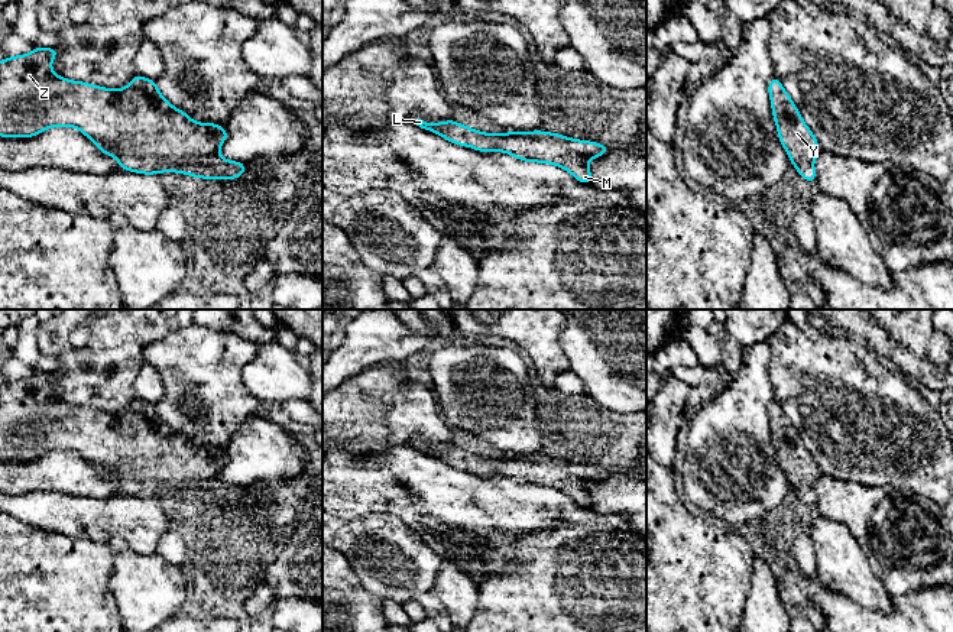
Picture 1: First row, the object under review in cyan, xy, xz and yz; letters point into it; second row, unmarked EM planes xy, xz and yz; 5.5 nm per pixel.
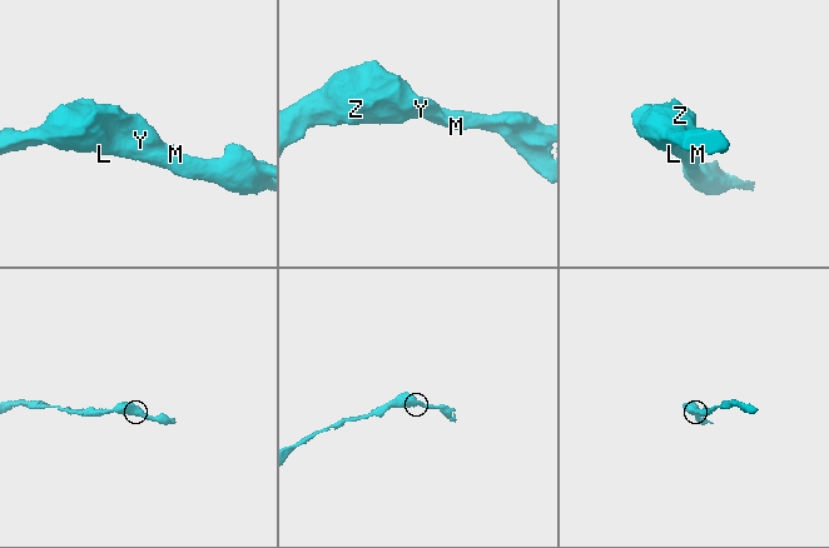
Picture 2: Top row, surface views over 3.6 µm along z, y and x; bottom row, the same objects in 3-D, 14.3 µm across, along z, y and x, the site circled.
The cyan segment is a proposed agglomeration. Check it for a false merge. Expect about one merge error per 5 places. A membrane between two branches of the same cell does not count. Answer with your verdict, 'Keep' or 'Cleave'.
Keep

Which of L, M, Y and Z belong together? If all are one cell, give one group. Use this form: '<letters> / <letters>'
L M Y Z

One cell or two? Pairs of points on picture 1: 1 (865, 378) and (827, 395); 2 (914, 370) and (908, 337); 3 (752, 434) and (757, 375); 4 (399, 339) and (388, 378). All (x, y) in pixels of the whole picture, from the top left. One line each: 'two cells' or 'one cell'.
1: one cell
2: two cells
3: one cell
4: two cells

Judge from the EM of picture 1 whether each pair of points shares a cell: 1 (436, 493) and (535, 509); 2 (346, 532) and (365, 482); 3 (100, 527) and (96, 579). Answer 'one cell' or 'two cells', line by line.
1: one cell
2: two cells
3: two cells

